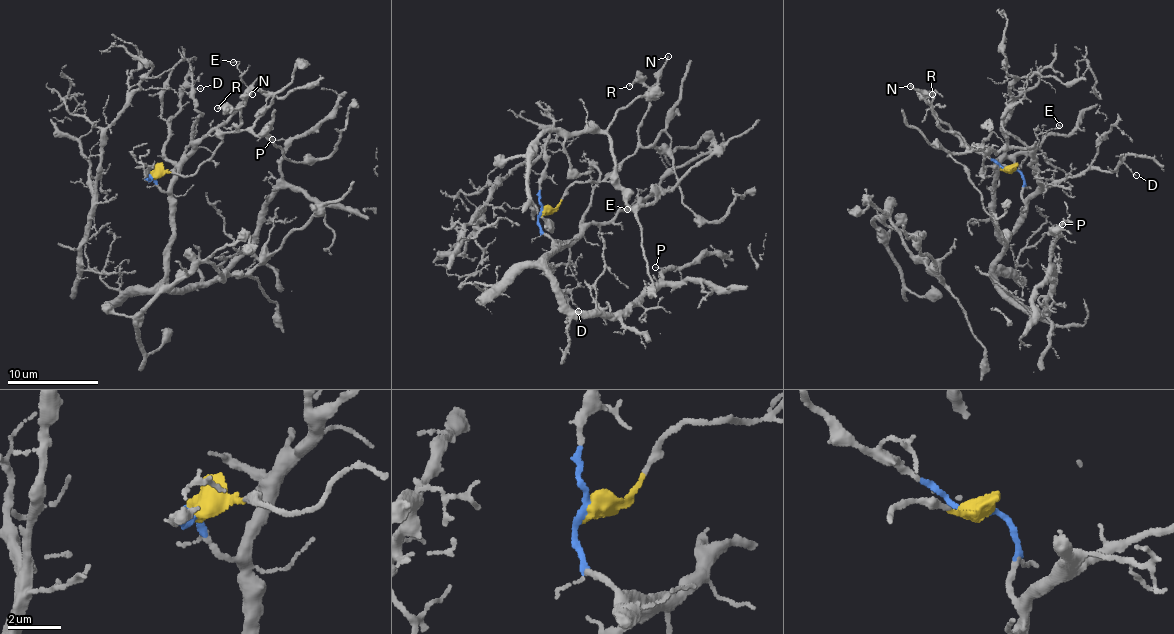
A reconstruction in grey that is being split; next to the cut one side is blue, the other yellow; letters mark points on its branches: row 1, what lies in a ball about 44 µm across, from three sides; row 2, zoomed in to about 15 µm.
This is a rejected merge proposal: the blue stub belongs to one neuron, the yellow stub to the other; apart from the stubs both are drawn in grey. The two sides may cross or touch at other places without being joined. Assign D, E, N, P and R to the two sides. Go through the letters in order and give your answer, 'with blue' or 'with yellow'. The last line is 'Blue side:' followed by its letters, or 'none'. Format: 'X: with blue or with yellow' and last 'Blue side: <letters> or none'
D: with blue
E: with blue
N: with yellow
P: with blue
R: with yellow
Blue side: D, E, P

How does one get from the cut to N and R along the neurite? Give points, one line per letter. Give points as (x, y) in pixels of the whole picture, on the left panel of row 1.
N: (154, 176), (174, 172), (191, 176), (215, 152), (224, 134), (236, 129), (245, 98), (252, 93)
R: (154, 176), (174, 172), (191, 176), (215, 152), (224, 134), (239, 124), (238, 110), (218, 108)

